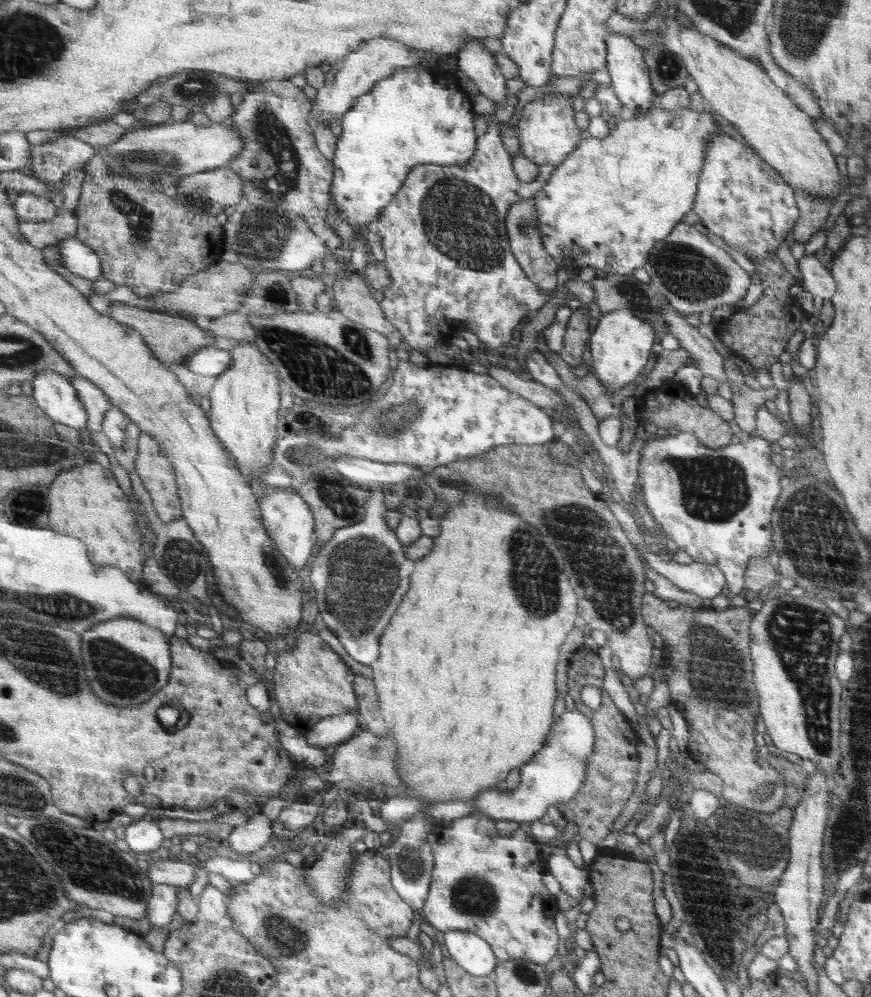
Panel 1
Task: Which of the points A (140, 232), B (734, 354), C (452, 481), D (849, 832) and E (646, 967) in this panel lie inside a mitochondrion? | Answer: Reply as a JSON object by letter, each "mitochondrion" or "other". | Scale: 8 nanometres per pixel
{"A":"mitochondrion","B":"other","C":"mitochondrion","D":"mitochondrion","E":"other"}

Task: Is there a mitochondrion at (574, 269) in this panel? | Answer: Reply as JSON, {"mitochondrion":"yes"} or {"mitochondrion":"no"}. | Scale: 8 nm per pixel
{"mitochondrion":"no"}

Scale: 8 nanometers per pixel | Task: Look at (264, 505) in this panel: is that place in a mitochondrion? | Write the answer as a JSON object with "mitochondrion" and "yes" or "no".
{"mitochondrion":"no"}

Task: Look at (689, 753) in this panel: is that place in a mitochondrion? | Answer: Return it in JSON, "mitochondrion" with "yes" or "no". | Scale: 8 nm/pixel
{"mitochondrion":"no"}

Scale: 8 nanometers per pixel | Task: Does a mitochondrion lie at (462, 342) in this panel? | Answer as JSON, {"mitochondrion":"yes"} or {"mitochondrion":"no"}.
{"mitochondrion":"no"}

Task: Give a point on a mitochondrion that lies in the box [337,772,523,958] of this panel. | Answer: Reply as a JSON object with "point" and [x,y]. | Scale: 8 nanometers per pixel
{"point":[473,896]}

